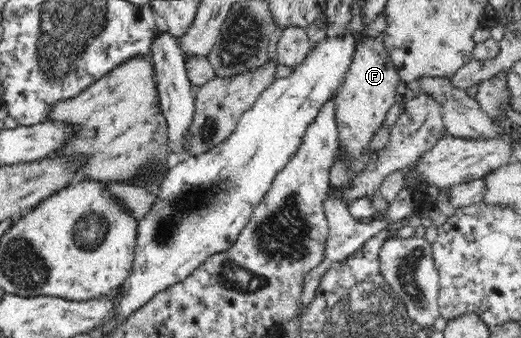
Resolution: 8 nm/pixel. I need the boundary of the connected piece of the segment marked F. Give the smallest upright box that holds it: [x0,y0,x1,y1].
[336,34,403,159]

